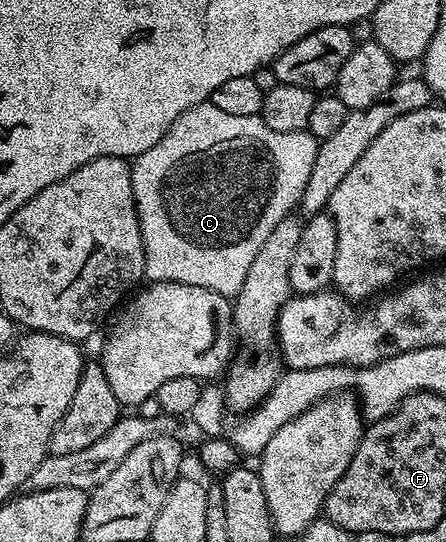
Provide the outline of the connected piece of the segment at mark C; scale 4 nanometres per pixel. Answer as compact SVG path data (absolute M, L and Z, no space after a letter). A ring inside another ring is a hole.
M204 103L185 111L165 131L165 135L149 151L145 151L140 157L134 158L131 165L131 178L133 179L133 195L135 206L139 216L141 227L141 239L145 251L144 278L148 282L172 281L173 283L189 283L193 287L205 287L209 291L217 291L222 297L231 299L235 294L240 293L245 283L245 275L249 275L249 266L253 264L253 258L265 243L269 231L281 223L281 219L292 216L293 210L298 206L301 195L305 191L305 183L309 183L309 175L313 171L313 159L317 159L319 141L311 133L282 133L272 131L265 127L262 116L250 117L249 115L229 115L226 111L220 111L210 103Z

